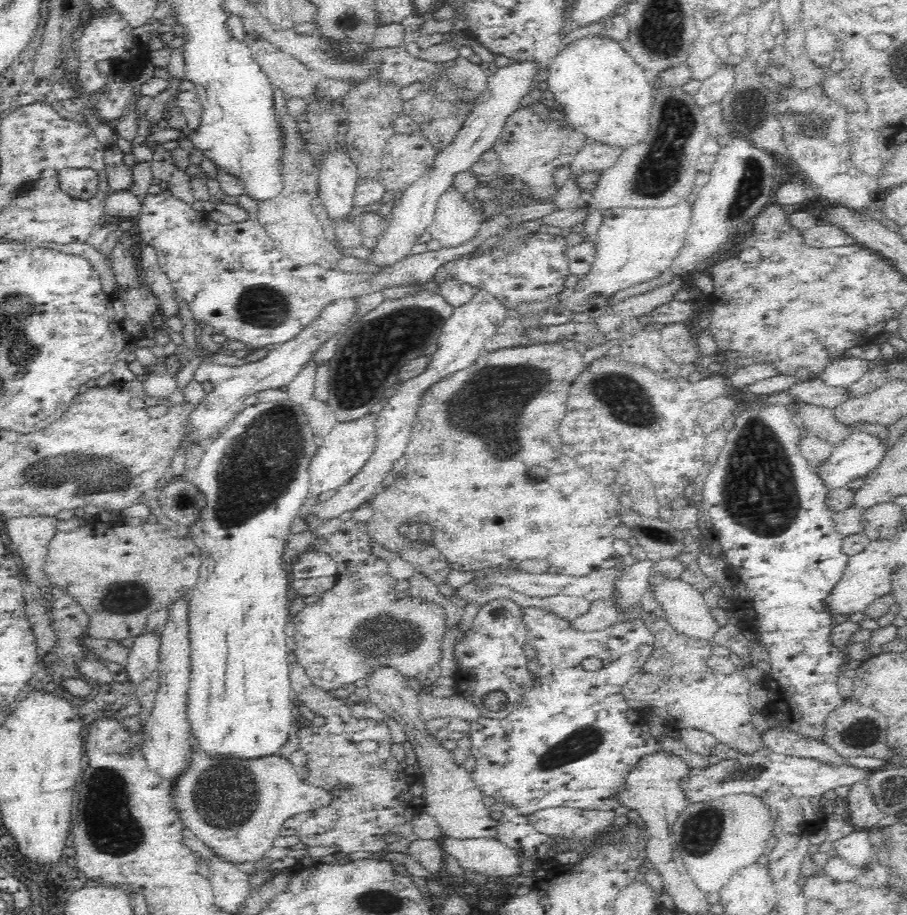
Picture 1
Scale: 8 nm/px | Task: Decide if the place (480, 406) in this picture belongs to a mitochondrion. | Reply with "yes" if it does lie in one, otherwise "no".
yes

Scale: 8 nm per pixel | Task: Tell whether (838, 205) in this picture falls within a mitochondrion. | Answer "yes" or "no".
no

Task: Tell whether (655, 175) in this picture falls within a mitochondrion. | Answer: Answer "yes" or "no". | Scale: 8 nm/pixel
yes

